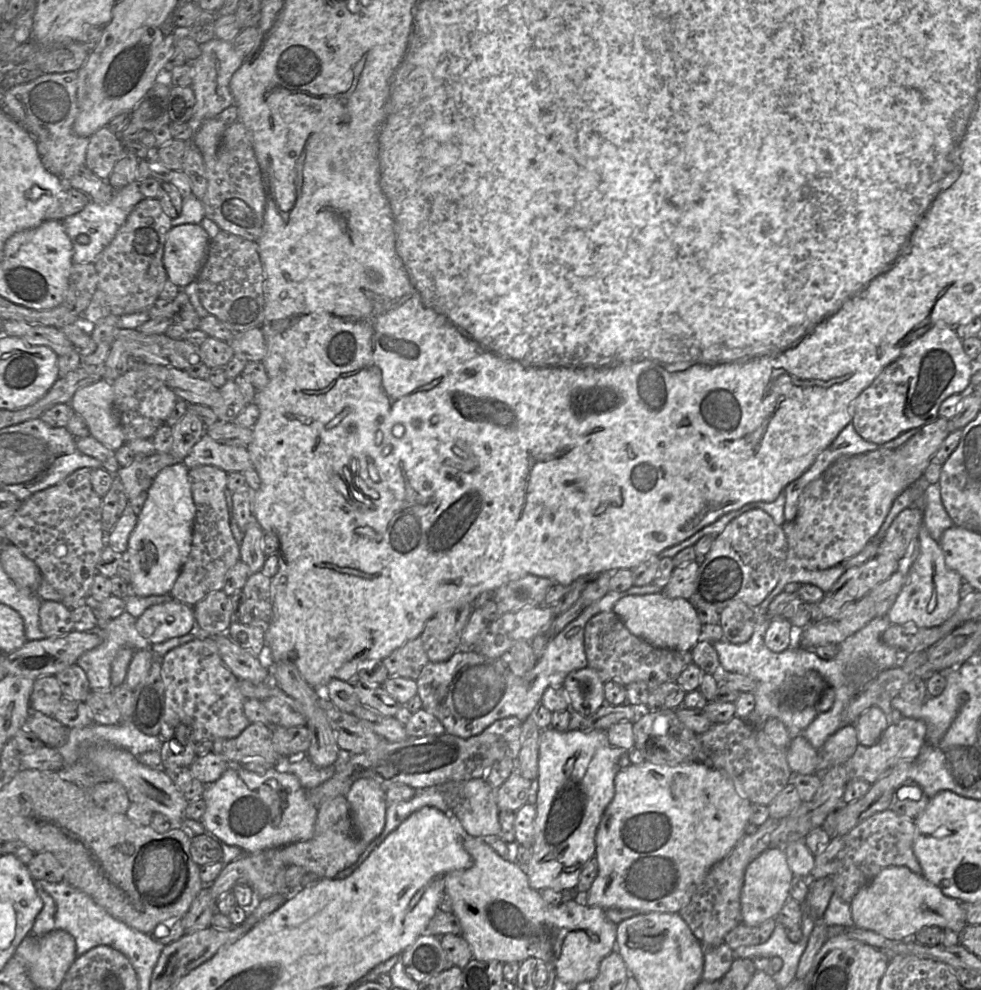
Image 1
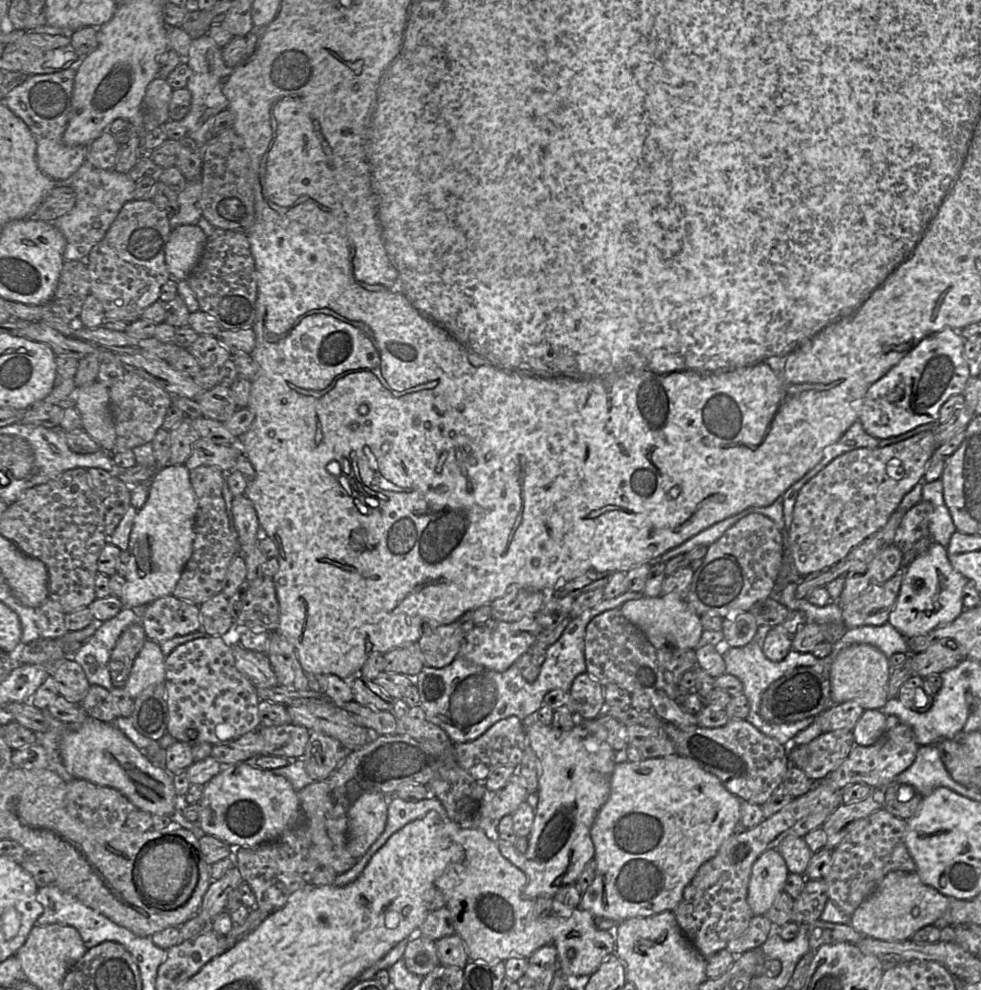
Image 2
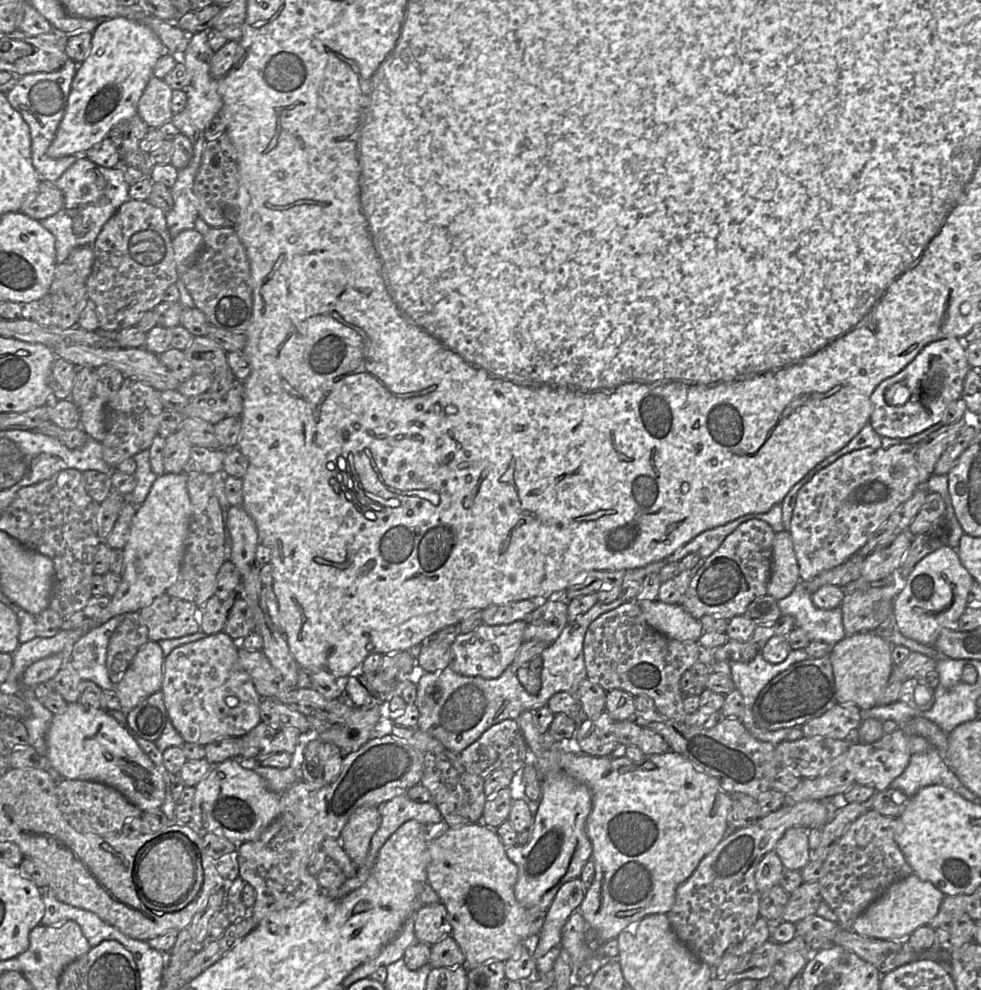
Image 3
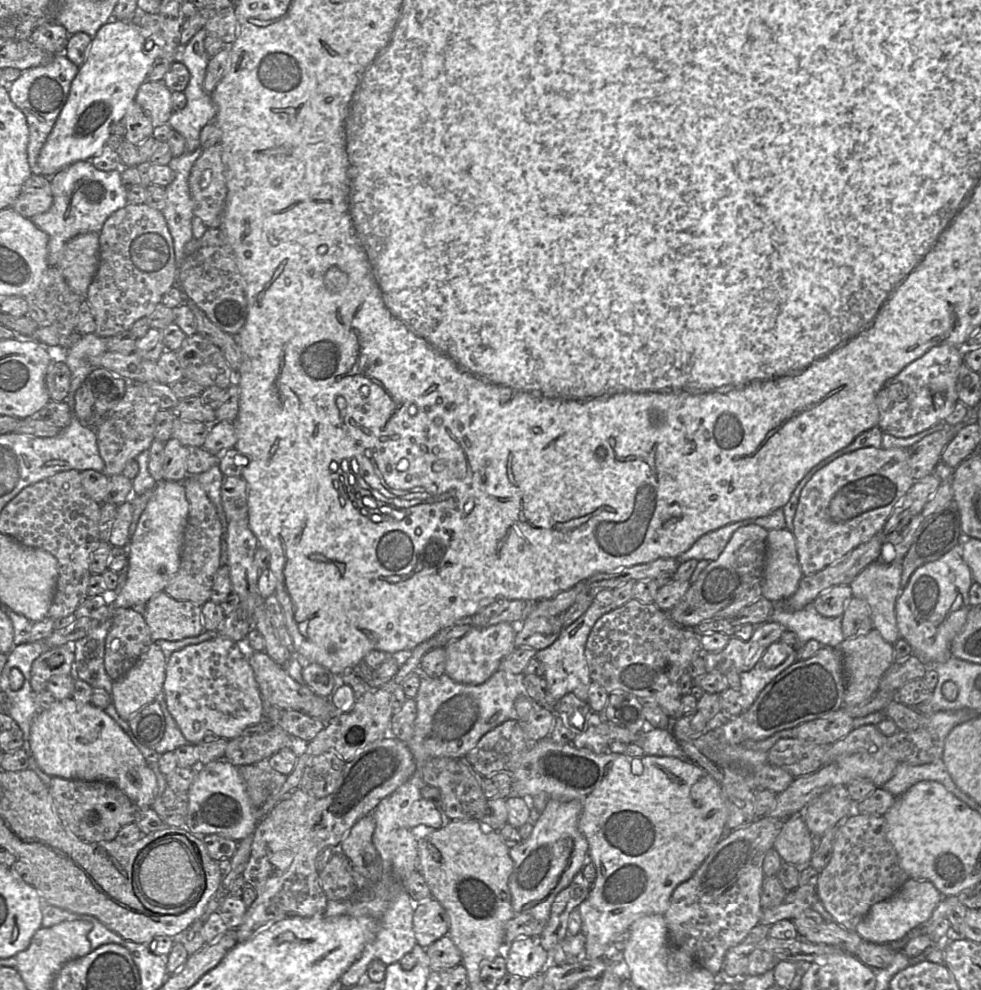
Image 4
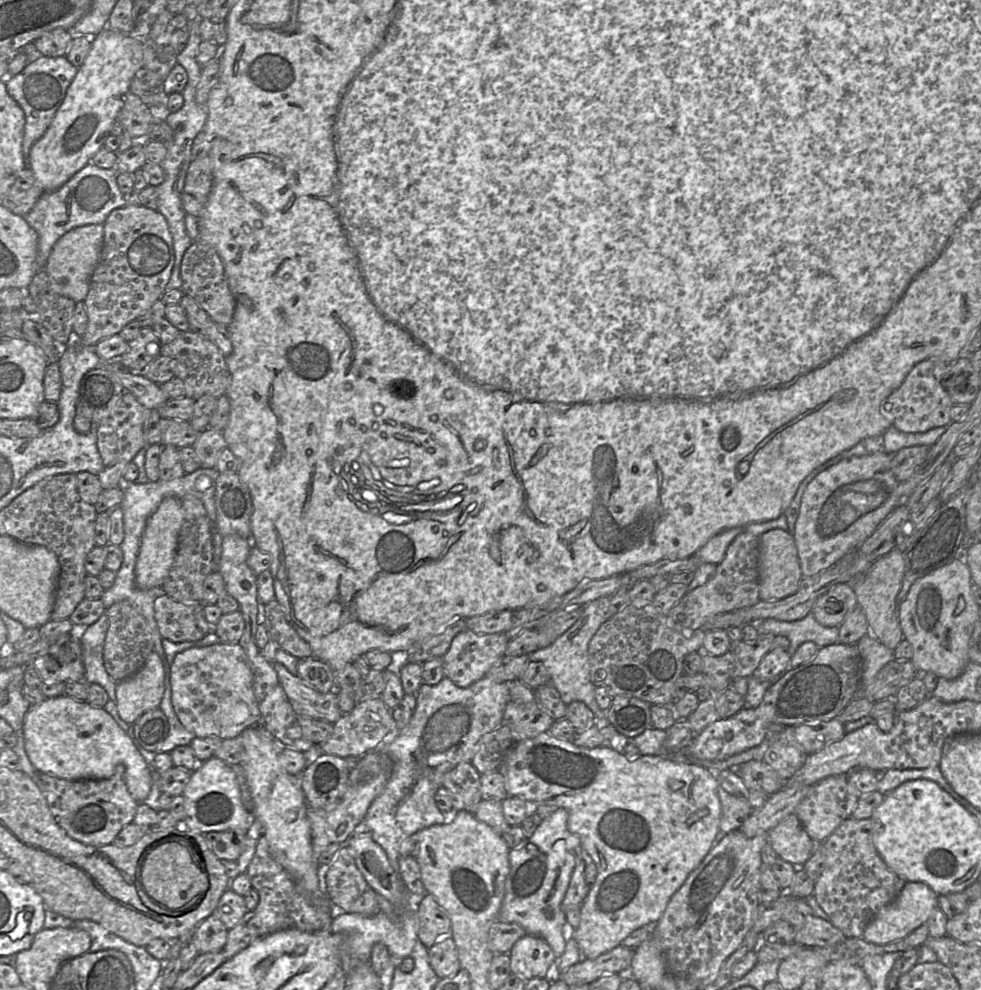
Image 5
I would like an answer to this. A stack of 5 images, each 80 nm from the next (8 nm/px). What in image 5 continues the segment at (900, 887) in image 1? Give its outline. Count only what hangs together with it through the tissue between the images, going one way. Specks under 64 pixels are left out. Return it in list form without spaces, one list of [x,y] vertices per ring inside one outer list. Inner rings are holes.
[[[908,881],[898,897],[882,907],[869,922],[863,932],[863,938],[874,944],[888,944],[907,936],[913,930],[927,922],[938,905],[939,895],[923,882]]]

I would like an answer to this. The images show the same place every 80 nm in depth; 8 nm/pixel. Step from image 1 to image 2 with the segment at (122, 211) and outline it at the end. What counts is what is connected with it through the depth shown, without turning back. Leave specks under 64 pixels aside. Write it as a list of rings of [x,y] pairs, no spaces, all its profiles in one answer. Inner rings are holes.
[[[84,161],[68,179],[57,184],[71,187],[76,194],[76,204],[71,211],[51,222],[66,238],[64,260],[85,261],[93,246],[104,237],[123,205],[135,200],[136,183],[128,173],[95,168],[89,162]]]

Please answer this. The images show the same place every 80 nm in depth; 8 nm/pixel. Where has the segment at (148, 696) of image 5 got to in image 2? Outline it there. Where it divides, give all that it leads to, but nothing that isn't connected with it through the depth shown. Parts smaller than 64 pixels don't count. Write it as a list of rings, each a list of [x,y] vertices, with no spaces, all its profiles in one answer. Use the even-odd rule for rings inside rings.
[[[147,639],[136,656],[126,684],[123,686],[133,700],[147,687],[164,683],[164,663],[165,656],[160,645]]]

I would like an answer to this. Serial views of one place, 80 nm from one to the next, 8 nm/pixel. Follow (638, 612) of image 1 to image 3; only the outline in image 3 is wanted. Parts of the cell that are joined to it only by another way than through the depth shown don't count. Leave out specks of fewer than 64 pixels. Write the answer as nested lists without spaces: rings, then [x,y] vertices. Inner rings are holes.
[[[658,600],[636,601],[647,623],[656,631],[681,642],[697,642],[704,632],[699,620],[679,604]]]

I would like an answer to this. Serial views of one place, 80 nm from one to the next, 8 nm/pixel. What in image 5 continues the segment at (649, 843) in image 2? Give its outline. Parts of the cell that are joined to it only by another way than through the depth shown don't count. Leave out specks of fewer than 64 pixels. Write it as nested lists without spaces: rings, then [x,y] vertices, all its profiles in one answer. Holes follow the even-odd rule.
[[[547,731],[535,738],[517,741],[507,753],[498,771],[504,776],[508,796],[522,798],[528,805],[548,805],[565,809],[568,812],[568,830],[579,837],[584,857],[592,861],[597,868],[596,880],[580,907],[579,926],[572,931],[572,937],[578,944],[582,959],[595,959],[621,945],[623,940],[633,931],[643,926],[654,926],[662,917],[673,894],[684,884],[689,874],[699,866],[712,849],[714,839],[720,831],[722,807],[718,796],[717,775],[696,764],[676,762],[668,757],[655,755],[637,754],[627,758],[624,753],[616,752],[610,747],[577,747],[571,741],[557,739]]]

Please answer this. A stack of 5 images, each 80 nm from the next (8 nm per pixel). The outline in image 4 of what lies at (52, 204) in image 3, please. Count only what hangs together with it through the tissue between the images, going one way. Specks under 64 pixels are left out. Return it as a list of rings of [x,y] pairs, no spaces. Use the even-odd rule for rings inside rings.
[[[34,173],[24,182],[11,208],[26,218],[46,212],[53,203],[50,178]]]

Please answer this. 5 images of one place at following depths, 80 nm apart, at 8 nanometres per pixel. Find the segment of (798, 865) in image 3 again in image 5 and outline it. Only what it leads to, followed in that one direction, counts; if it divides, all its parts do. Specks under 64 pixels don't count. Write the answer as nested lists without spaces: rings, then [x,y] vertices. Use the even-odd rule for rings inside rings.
[[[795,813],[788,815],[769,832],[769,843],[778,856],[784,861],[792,863],[795,869],[803,866],[812,855],[813,840],[807,834]]]

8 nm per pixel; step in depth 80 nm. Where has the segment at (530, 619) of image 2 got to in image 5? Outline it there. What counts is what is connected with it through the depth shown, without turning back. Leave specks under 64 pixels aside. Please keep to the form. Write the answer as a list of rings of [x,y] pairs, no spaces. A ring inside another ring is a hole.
[[[465,629],[457,634],[442,657],[444,677],[465,688],[482,679],[505,655],[509,638],[504,632],[477,634]]]

